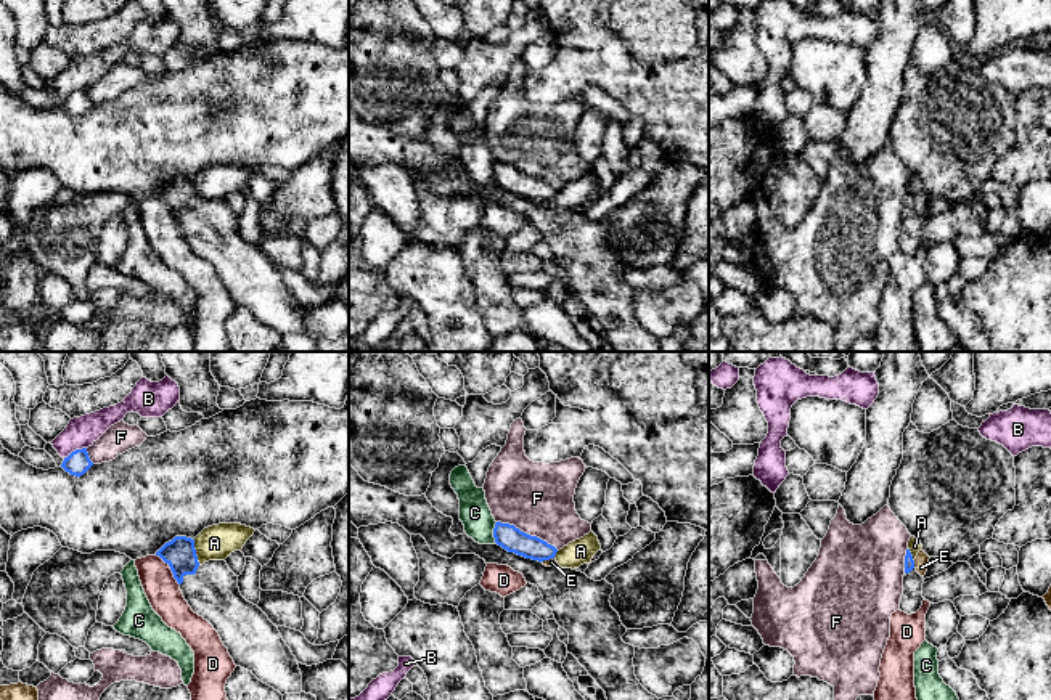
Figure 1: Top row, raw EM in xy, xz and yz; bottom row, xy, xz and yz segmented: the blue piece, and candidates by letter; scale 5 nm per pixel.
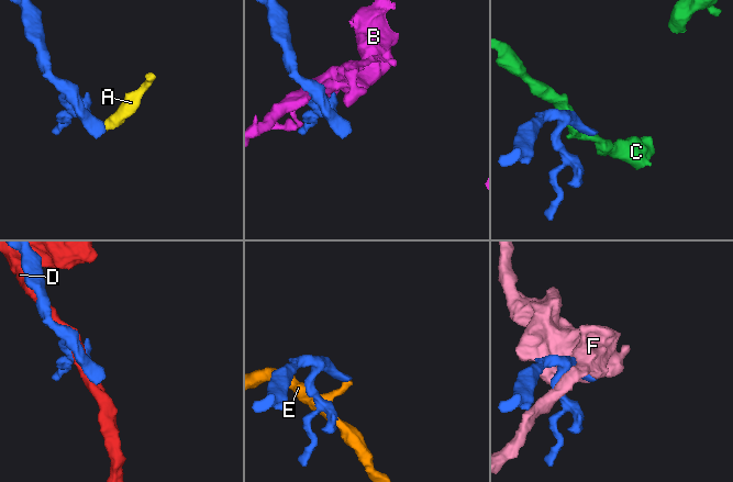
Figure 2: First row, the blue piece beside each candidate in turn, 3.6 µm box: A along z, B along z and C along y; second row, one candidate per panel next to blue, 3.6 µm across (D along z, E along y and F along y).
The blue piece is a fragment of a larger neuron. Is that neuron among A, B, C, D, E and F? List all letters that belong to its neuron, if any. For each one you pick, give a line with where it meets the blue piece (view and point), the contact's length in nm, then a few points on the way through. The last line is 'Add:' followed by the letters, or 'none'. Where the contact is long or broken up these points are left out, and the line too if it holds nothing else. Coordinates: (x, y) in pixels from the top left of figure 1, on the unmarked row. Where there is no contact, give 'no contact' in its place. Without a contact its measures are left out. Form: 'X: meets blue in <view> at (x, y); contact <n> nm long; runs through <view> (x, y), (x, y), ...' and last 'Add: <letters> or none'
Add: none

